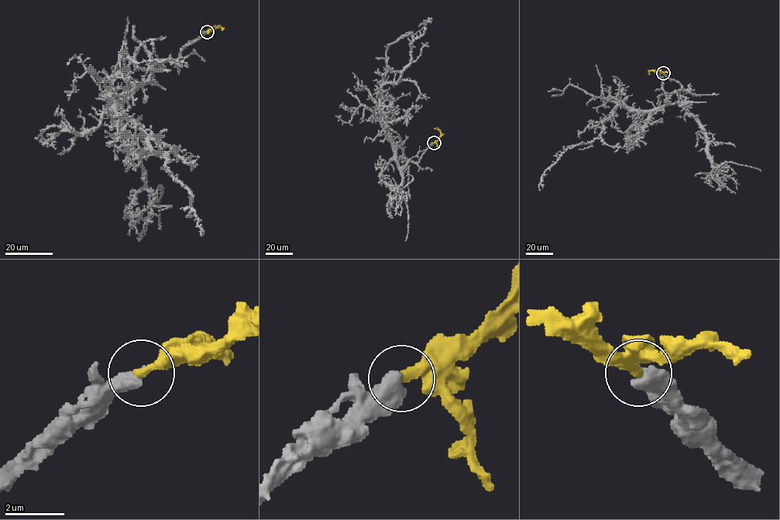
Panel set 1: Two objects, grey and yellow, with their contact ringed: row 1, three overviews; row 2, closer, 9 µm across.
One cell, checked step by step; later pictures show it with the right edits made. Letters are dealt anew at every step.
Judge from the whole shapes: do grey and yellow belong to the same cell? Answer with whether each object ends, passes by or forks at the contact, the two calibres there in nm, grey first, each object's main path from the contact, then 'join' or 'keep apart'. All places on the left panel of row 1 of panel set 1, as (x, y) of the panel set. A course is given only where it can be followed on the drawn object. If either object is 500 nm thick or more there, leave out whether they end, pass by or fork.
600 nm thick on the grey side, 320 nm on the other; grey runs (206, 32), (130, 92), (110, 90), (115, 109), (188, 190), (201, 236); yellow runs (207, 32), (218, 27), (211, 28), (208, 34); join

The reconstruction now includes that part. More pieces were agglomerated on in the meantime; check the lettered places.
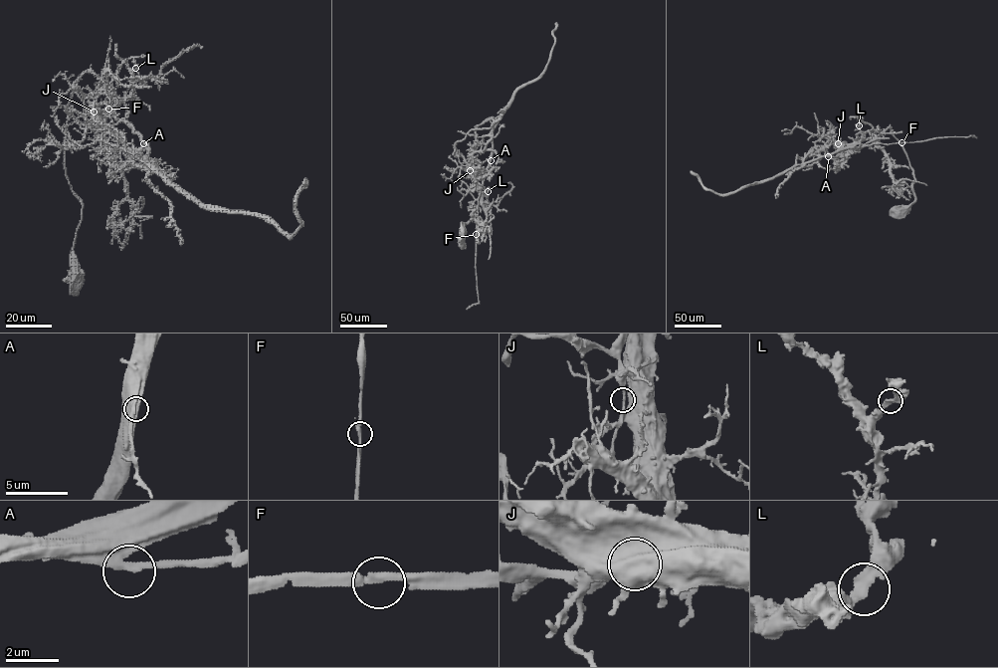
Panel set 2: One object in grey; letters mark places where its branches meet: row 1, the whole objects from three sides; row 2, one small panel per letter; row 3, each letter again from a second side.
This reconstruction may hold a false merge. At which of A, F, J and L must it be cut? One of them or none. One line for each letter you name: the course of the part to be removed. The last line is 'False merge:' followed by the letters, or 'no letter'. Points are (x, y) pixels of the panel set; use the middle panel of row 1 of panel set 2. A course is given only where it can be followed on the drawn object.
J: foreign part runs (470, 170), (473, 147), (489, 135), (491, 160), (478, 205), (475, 268), (479, 302), (466, 309)
False merge: J

